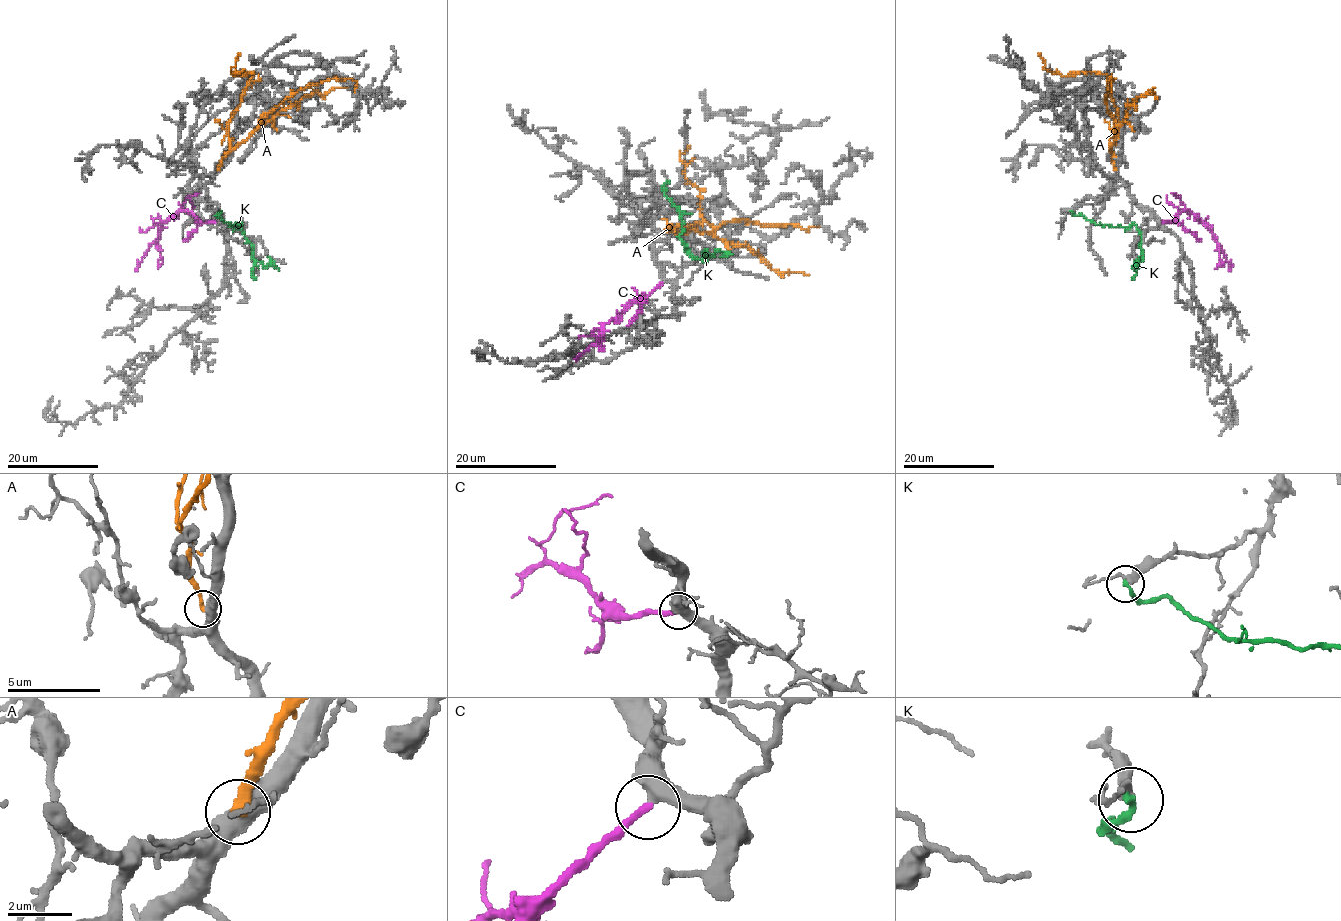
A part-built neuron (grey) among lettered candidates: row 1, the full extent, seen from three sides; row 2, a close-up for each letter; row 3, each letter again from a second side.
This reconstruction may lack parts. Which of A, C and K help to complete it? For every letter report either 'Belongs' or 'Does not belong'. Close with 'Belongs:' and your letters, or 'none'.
A: Does not belong
C: Belongs
K: Does not belong
Belongs: C

